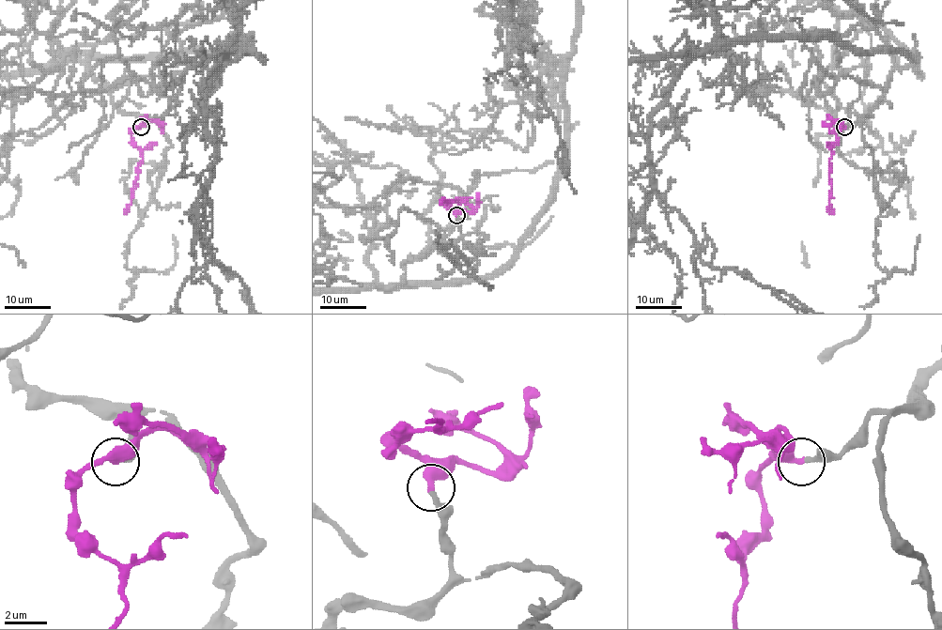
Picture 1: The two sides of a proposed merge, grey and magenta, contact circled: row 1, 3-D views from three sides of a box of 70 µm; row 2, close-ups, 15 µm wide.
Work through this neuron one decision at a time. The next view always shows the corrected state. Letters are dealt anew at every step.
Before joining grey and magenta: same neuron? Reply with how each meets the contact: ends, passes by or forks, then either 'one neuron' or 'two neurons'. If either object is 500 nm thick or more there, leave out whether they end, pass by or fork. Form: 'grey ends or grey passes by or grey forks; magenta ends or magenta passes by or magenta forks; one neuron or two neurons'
grey ends; magenta ends; one neuron

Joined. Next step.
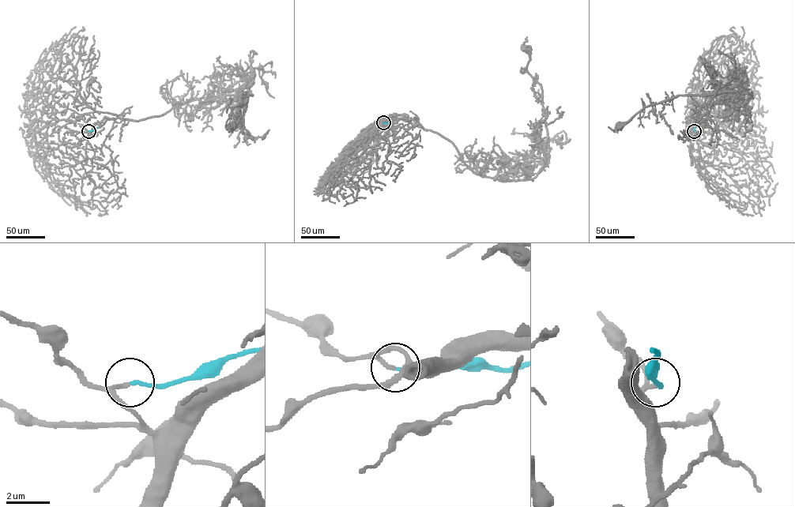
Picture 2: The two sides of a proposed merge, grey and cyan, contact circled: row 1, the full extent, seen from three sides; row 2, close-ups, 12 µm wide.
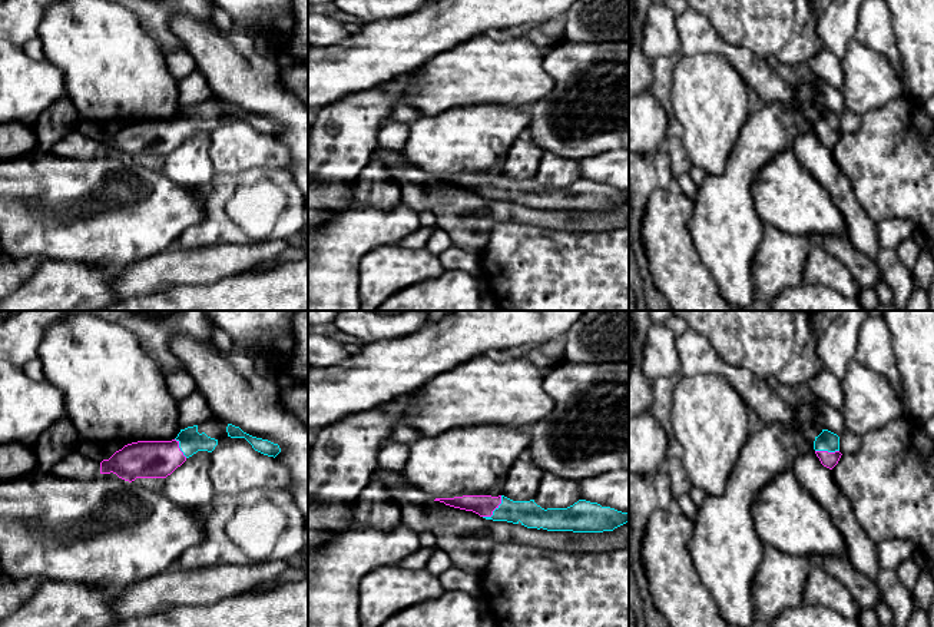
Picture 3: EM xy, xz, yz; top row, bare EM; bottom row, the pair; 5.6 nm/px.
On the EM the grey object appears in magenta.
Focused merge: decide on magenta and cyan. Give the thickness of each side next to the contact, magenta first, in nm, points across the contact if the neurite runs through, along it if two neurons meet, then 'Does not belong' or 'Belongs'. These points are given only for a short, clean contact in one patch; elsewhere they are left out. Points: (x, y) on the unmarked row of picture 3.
Thickness 120 nm (magenta) against 140 nm. Path across: xz (483, 185), (494, 188), (526, 191), (532, 195). Belongs

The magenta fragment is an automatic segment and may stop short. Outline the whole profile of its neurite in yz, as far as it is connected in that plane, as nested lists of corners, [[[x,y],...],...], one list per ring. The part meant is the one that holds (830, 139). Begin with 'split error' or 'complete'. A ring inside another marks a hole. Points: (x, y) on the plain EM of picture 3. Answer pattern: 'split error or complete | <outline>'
split error | [[[822,109],[822,112],[815,116],[814,129],[821,143],[829,149],[832,149],[839,137],[839,116],[828,109]]]

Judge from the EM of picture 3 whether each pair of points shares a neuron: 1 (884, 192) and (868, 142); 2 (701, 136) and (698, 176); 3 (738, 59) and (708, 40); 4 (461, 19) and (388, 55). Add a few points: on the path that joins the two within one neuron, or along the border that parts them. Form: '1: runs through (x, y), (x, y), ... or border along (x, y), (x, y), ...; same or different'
1: runs through (884, 179), (884, 158), (881, 155); same
2: border along (694, 165), (706, 173); different
3: runs through (731, 52), (715, 45); same
4: runs through (443, 25), (407, 43); same

